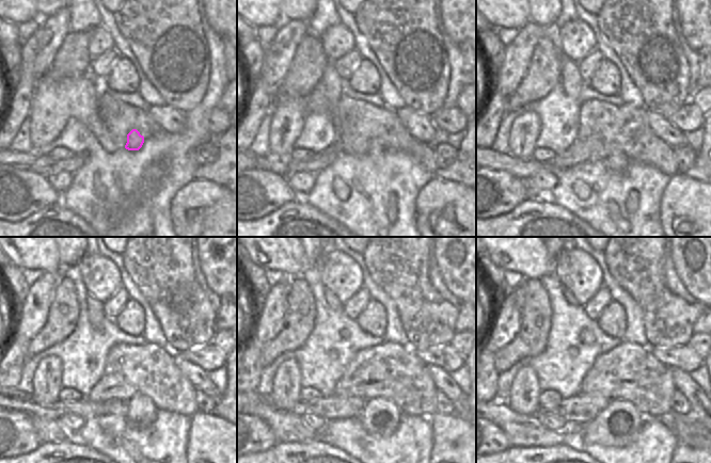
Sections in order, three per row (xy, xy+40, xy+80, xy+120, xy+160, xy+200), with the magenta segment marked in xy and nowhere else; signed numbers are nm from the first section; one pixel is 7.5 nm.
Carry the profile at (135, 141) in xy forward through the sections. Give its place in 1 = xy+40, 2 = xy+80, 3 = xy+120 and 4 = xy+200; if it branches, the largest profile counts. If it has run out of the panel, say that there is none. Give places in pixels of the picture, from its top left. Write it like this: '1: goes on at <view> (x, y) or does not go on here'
1: goes on at xy+40 (375, 148)
2: goes on at xy+80 (617, 161)
3: goes on at xy+120 (140, 411)
4: goes on at xy+200 (617, 426)

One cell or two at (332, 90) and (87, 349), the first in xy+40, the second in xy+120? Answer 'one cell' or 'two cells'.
two cells

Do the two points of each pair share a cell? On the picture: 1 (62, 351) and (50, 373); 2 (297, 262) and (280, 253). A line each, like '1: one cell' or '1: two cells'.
1: two cells
2: one cell

